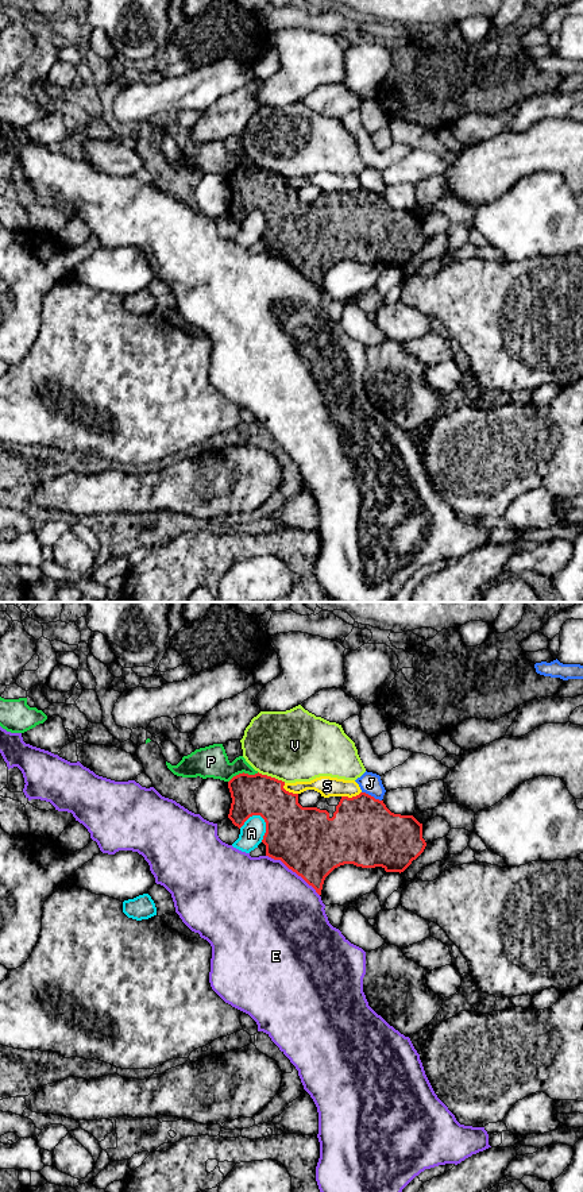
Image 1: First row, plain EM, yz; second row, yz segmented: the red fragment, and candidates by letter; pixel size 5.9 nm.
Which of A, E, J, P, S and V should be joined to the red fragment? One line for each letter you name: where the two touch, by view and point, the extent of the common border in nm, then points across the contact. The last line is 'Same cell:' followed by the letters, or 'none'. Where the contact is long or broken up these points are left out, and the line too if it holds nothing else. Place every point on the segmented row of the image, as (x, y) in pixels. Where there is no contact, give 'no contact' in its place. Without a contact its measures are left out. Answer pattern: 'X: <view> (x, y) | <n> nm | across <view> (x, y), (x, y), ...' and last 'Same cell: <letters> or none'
Same cell: none

